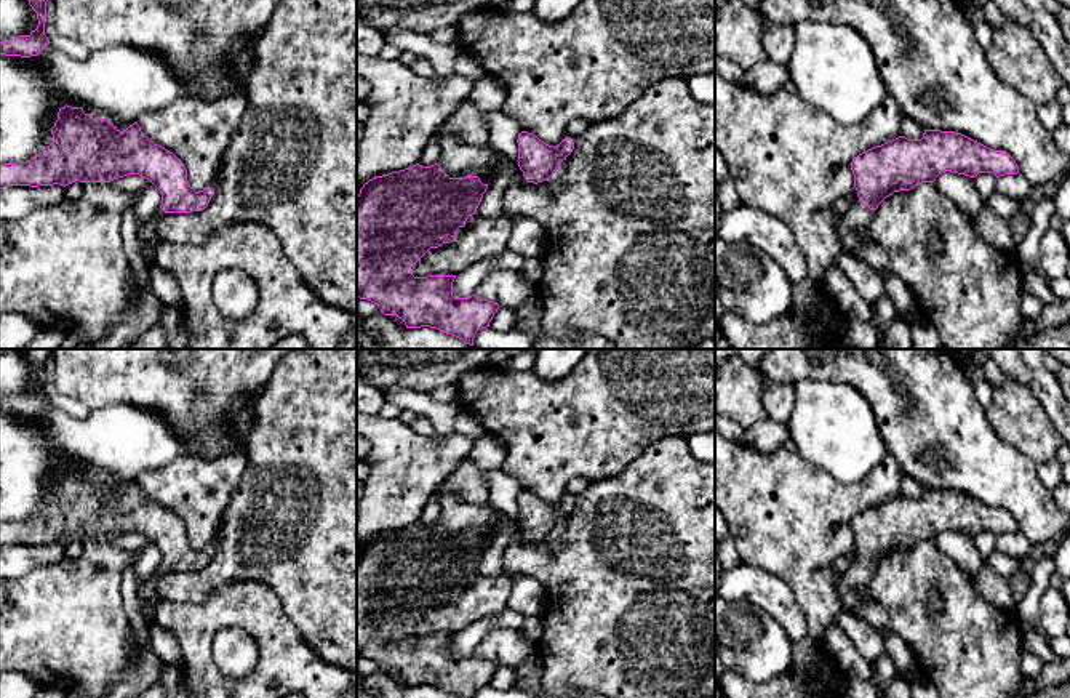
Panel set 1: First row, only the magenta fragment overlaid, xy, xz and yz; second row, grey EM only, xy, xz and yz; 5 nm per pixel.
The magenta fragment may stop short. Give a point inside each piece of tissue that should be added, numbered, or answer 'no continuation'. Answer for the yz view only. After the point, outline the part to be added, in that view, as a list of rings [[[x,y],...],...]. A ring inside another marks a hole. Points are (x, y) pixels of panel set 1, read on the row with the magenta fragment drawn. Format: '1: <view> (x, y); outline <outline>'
1: yz (853, 228); outline [[[859,197],[851,202],[849,208],[841,215],[838,232],[844,250],[852,253],[860,245],[872,242],[868,234],[868,224],[873,219],[876,210],[870,210],[859,202]]]

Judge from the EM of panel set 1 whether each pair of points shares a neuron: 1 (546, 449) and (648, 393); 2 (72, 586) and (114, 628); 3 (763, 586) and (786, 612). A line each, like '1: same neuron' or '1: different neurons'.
1: same neuron
2: same neuron
3: same neuron

